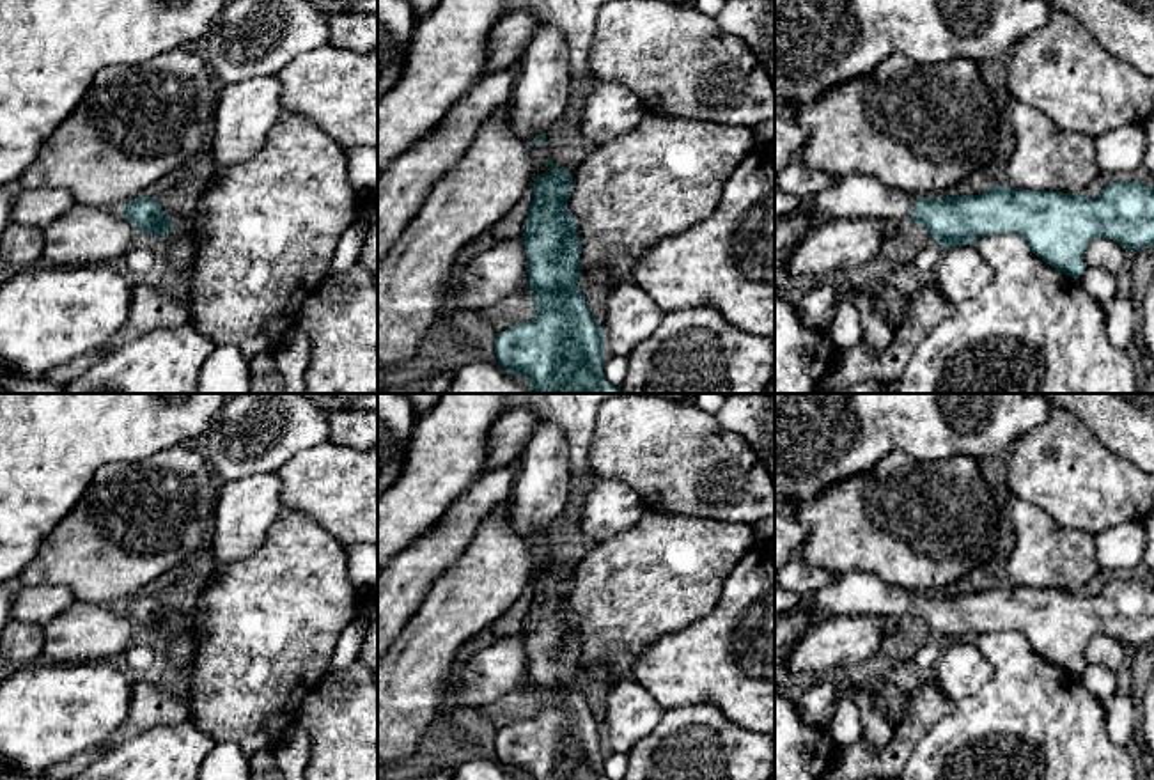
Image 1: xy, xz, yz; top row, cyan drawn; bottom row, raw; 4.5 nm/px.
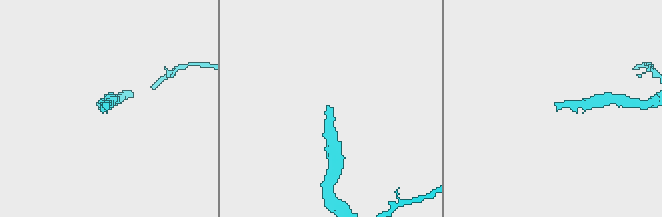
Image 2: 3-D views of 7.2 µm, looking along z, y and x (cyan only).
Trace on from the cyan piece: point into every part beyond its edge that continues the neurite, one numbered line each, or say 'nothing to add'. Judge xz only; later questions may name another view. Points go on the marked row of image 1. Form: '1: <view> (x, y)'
1: xz (541, 96)

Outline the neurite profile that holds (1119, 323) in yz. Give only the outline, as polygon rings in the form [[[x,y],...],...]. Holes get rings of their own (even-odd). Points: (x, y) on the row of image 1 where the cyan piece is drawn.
[[[1115,298],[1104,305],[1104,330],[1108,340],[1119,349],[1133,349],[1135,308],[1131,298]]]

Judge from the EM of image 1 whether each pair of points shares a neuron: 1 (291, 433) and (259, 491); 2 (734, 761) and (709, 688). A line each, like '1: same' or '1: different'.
1: different
2: different

